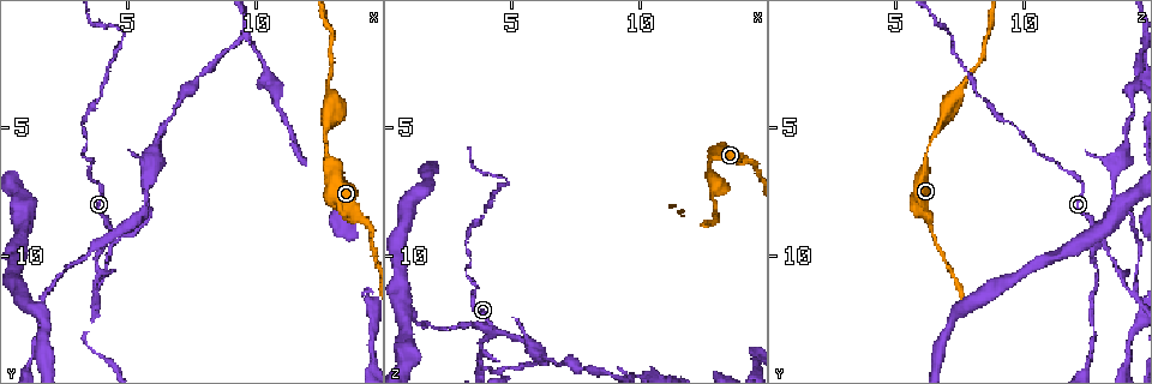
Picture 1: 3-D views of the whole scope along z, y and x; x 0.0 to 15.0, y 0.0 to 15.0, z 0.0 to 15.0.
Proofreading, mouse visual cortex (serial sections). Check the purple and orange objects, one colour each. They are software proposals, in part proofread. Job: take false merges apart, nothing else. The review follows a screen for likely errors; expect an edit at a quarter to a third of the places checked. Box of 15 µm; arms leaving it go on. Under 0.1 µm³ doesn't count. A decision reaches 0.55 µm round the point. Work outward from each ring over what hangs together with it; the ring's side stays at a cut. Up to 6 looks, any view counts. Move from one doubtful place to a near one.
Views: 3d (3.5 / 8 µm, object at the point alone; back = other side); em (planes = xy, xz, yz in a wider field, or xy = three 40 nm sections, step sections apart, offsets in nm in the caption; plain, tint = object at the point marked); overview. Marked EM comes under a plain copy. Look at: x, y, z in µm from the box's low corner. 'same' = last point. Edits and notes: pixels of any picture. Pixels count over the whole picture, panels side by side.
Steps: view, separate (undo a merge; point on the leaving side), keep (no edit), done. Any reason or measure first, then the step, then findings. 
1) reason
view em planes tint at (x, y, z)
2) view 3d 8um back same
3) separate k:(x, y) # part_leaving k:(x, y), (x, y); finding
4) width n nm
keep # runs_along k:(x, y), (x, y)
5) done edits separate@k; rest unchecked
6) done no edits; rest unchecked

sudden change in width
view 3d 3.5um at (14.4, 8.8, 6.3)

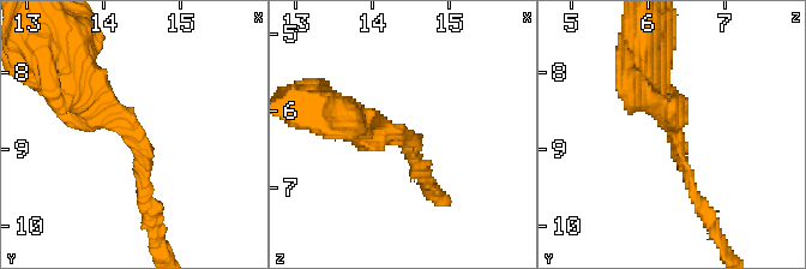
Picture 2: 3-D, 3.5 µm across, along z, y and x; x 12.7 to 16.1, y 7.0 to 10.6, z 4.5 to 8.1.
arm_widths 150, 400 nm; now the EM
view em xy step 2 tint at (14.40, 8.80, 6.35)

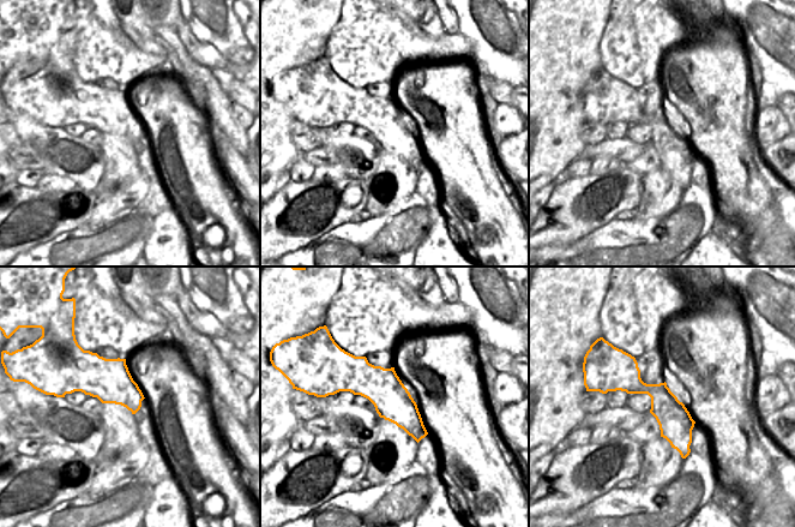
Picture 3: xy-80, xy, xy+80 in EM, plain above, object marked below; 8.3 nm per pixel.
another direction
view em xy step 1 tint same

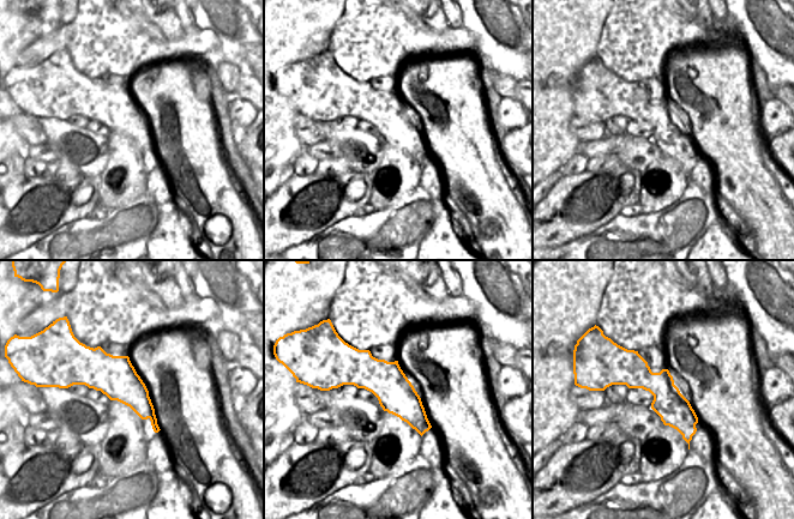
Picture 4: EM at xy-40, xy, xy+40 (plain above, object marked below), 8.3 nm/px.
width 320 nm
keep # runs_along 4:(337, 380), (378, 378), (427, 426); all the same cell

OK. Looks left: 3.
two arms at a narrow angle
view 3d 8um at (4.5, 9.2, 12.9)

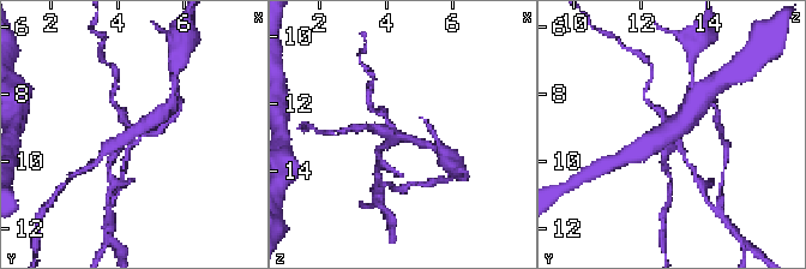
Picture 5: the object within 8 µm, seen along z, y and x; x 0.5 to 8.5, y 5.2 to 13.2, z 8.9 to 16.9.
view 3d 3.5um at (4.5, 9.1, 12.9)

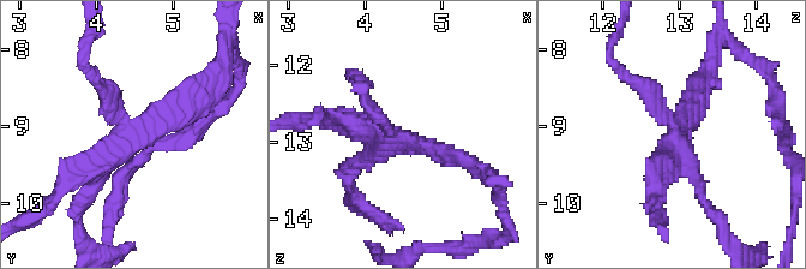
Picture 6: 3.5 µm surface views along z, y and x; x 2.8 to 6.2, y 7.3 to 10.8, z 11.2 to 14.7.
need the tissue
view em xy step 3 tint at (4.50, 9.10, 12.95)

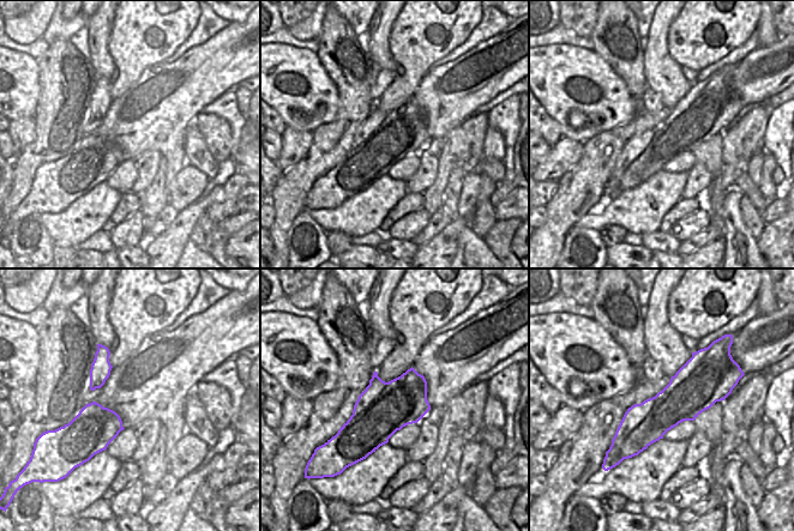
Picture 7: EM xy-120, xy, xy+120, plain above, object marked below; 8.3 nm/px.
width 440 nm
separate 6:(76, 173) # part_leaving 6:(130, 130), (148, 133), (221, 67); two cells meet here

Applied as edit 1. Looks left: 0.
done edits separate@6; rest unchecked

